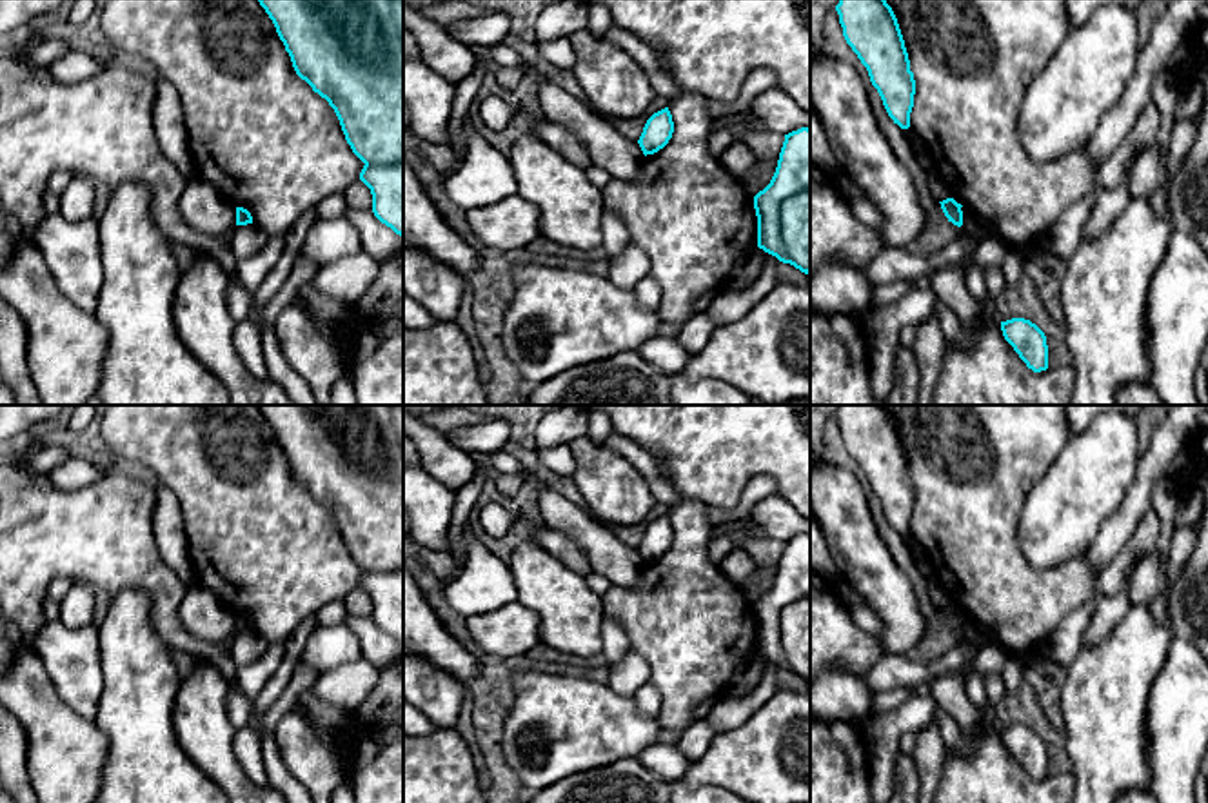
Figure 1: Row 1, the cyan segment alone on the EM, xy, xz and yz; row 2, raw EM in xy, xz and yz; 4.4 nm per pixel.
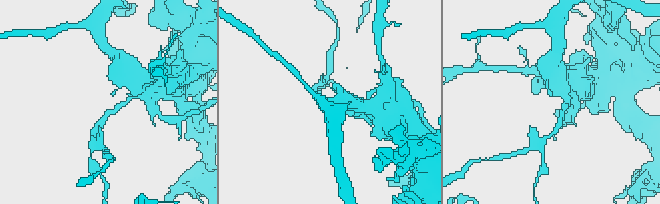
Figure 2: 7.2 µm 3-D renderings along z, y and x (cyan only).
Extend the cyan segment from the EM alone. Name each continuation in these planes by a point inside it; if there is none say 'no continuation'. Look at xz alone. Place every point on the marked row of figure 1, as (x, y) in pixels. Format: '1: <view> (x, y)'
no continuation

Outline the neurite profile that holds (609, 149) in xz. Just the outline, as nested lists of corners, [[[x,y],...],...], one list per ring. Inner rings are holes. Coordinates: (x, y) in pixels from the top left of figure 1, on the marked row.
[[[549,82],[538,91],[545,118],[567,125],[587,147],[592,165],[605,169],[612,178],[634,178],[643,160],[638,142],[625,138],[616,125],[590,109],[585,100],[574,98]]]

